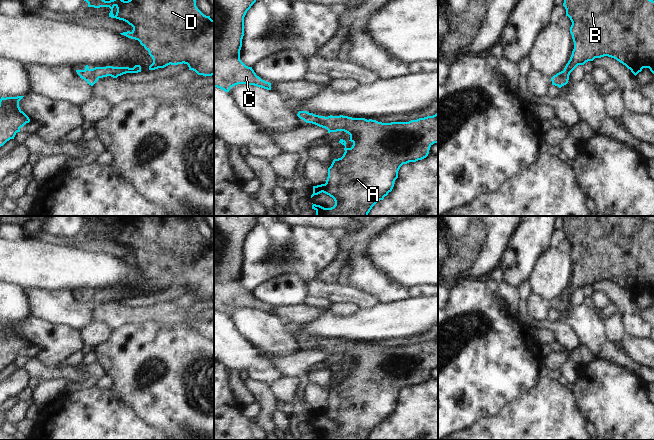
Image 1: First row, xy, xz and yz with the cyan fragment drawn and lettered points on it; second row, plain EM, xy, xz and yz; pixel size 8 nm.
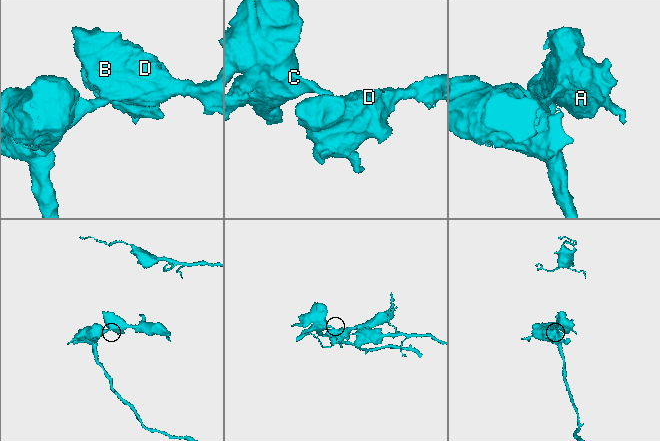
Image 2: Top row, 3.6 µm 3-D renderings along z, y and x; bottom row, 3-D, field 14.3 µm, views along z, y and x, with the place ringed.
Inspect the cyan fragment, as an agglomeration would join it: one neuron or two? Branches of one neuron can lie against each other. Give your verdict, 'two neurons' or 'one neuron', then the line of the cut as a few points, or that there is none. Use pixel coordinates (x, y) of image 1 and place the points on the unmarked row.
one neuron | no cut

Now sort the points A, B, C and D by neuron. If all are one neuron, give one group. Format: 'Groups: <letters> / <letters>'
Groups: A B C D

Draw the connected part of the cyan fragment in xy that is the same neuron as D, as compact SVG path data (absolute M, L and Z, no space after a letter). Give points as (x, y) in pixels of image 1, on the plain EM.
M88 216L84 225L88 231L109 231L109 241L123 244L133 251L131 256L120 258L138 264L149 276L153 283L149 294L184 287L198 299L214 299L214 244L197 232L192 216L137 216L128 225L124 225L121 218L105 225L100 217Z

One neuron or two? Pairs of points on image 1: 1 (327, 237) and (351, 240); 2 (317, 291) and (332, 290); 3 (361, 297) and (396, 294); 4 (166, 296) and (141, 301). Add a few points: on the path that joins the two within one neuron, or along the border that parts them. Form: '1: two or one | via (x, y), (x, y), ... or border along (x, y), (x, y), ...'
1: two | border along (339, 234), (337, 253), (331, 261)
2: one | via (321, 290), (328, 290)
3: two | border along (349, 285), (369, 294), (378, 302)
4: one | via (160, 297), (147, 301)

